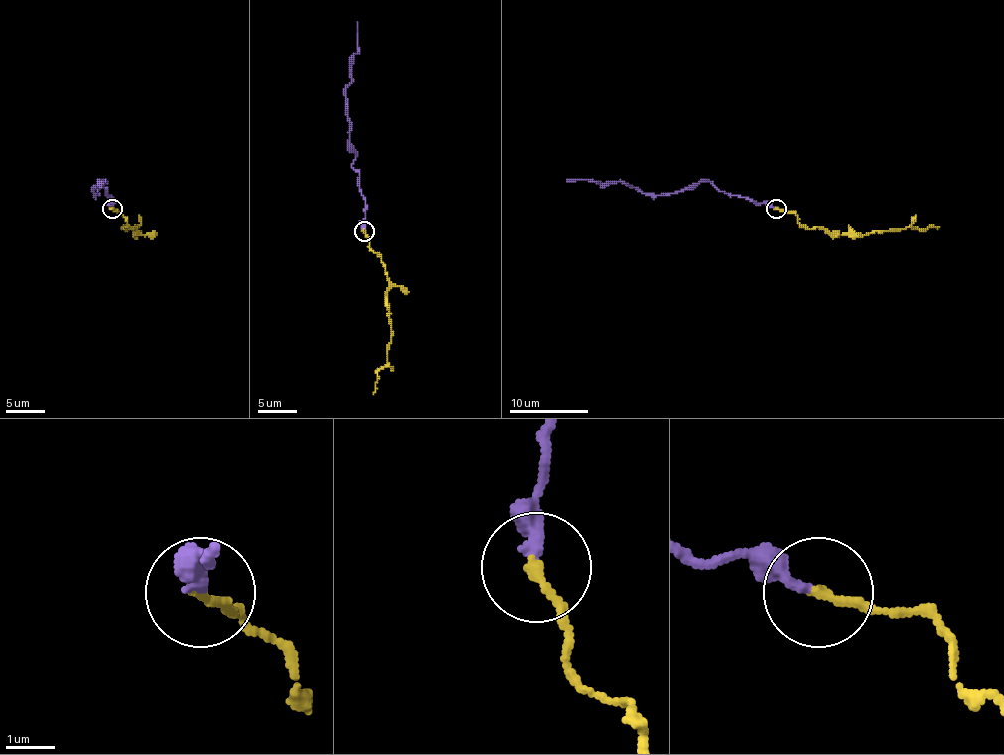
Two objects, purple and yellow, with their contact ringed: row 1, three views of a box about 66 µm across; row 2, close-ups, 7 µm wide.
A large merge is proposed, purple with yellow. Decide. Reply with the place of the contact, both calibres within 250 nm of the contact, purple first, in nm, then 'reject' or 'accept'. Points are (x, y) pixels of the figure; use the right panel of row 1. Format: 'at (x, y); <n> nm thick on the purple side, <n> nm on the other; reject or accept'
at (776, 209); 280 nm thick on the purple side, 200 nm on the other; accept

